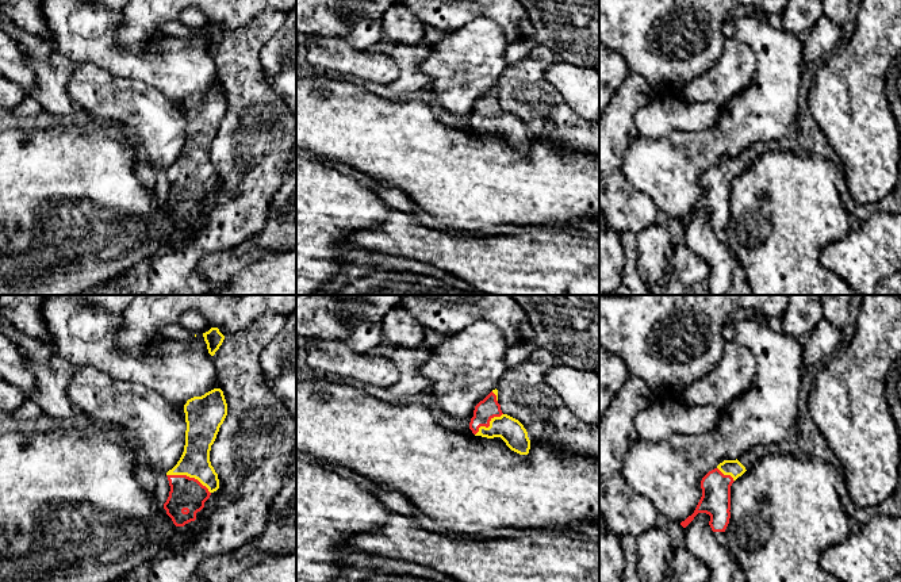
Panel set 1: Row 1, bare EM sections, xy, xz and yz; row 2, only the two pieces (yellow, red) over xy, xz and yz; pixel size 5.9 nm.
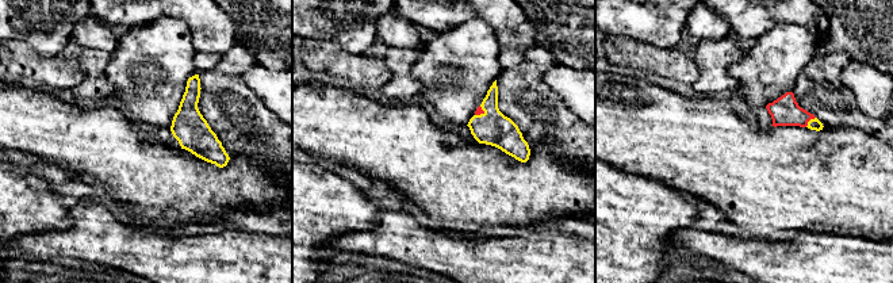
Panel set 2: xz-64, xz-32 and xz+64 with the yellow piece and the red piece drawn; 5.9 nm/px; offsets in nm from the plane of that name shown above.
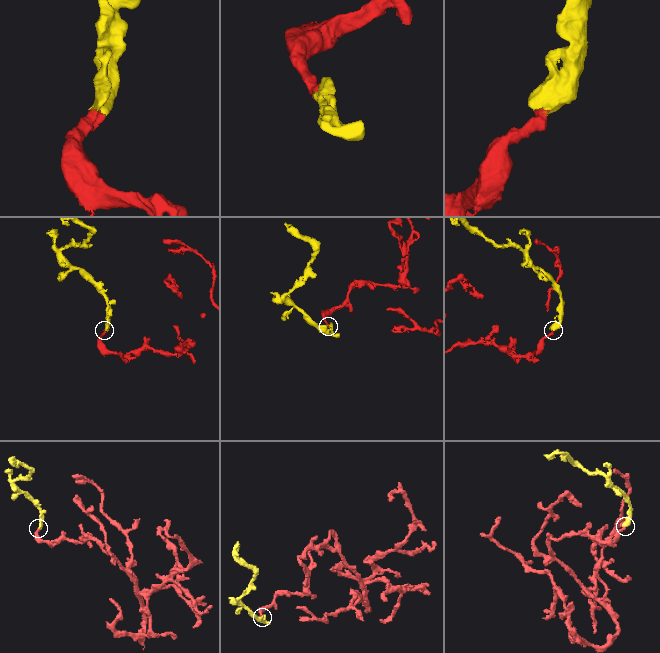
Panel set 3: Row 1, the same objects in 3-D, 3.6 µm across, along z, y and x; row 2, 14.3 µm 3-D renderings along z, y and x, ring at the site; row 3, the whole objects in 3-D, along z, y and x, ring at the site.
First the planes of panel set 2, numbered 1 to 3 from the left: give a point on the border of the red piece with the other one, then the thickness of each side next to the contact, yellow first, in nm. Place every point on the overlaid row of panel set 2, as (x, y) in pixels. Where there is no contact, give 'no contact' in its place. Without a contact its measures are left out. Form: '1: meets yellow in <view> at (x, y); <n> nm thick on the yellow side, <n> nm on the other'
1: no contact
2: meets yellow in xz-32 at (482, 114); 200 nm thick on the yellow side, 40 nm on the other
3: meets yellow in xz+64 at (809, 121); 70 nm thick on the yellow side, 180 nm on the other

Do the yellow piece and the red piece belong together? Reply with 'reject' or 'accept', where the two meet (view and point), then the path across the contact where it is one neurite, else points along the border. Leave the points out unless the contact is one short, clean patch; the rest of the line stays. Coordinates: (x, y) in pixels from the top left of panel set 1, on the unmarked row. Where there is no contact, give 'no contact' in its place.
accept; meets yellow in xy at (190, 173); runs through xy (195, 159), (190, 173), (190, 186), (186, 190)

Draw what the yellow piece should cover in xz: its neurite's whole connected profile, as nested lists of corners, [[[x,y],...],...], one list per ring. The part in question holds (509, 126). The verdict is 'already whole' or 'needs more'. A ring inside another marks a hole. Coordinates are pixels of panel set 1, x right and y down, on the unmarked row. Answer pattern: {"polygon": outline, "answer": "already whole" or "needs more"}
{"polygon": [[[496,85],[475,103],[469,126],[475,133],[501,134],[511,148],[519,152],[529,150],[528,129],[518,116],[502,110]]], "answer": "needs more"}

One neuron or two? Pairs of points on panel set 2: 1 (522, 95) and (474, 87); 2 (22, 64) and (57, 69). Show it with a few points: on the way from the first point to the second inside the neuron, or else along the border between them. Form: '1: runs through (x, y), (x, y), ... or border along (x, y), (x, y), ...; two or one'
1: border along (502, 69), (495, 79); two
2: runs through (30, 64), (49, 69); one

